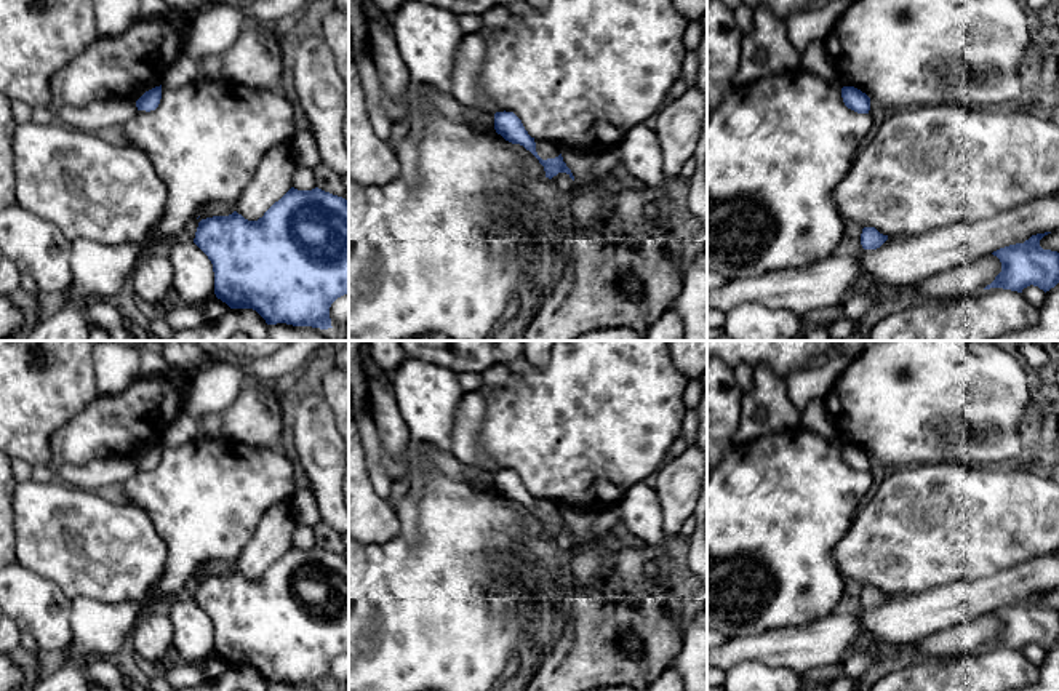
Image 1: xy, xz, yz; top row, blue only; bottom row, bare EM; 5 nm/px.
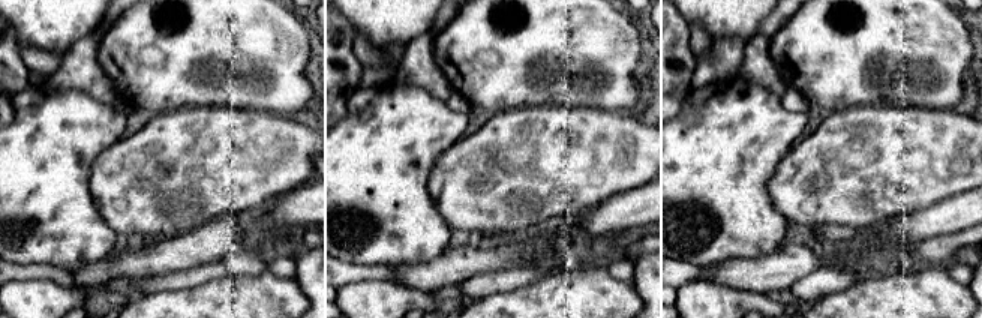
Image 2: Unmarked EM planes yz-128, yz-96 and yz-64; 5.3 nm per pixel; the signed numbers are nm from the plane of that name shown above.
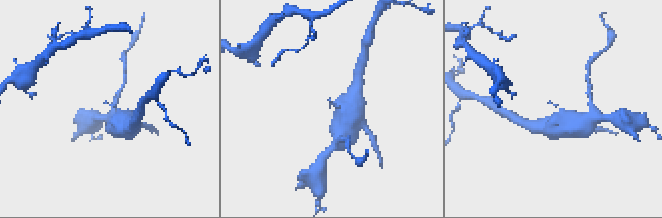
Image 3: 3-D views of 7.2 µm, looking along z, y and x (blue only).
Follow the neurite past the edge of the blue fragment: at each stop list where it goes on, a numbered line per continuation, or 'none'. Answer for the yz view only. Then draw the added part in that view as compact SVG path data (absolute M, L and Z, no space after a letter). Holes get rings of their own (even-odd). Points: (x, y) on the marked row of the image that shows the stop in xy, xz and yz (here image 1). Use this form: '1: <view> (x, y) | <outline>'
none

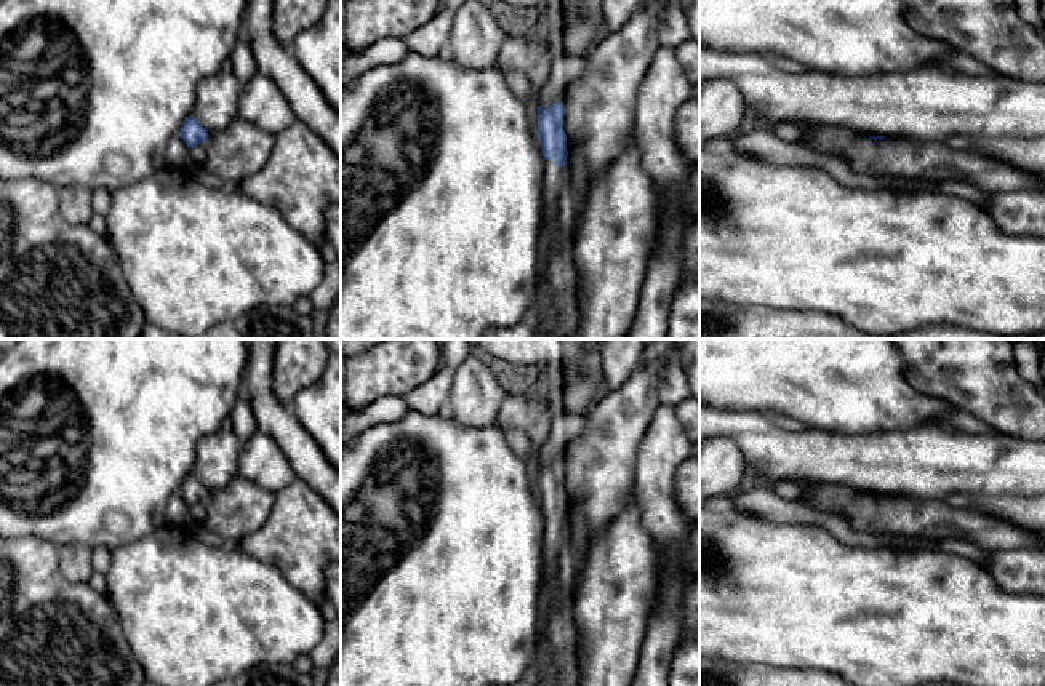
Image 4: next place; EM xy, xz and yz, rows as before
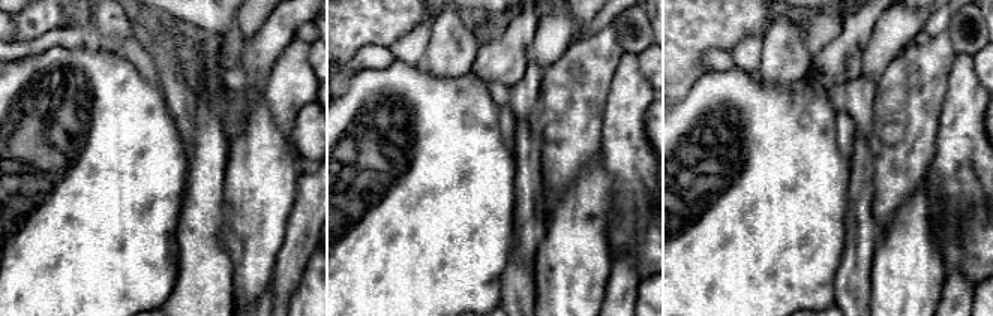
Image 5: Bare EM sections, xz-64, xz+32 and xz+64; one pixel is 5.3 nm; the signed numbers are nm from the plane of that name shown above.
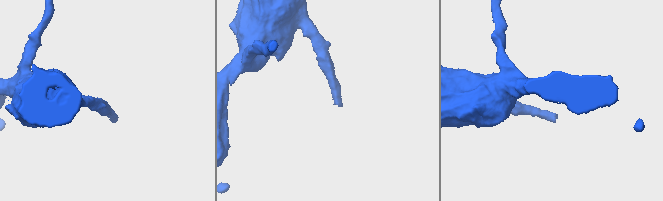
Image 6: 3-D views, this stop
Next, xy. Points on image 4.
none

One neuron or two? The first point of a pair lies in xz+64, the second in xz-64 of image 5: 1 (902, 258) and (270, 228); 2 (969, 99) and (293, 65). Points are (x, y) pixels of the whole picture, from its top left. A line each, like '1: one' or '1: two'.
1: one
2: one

